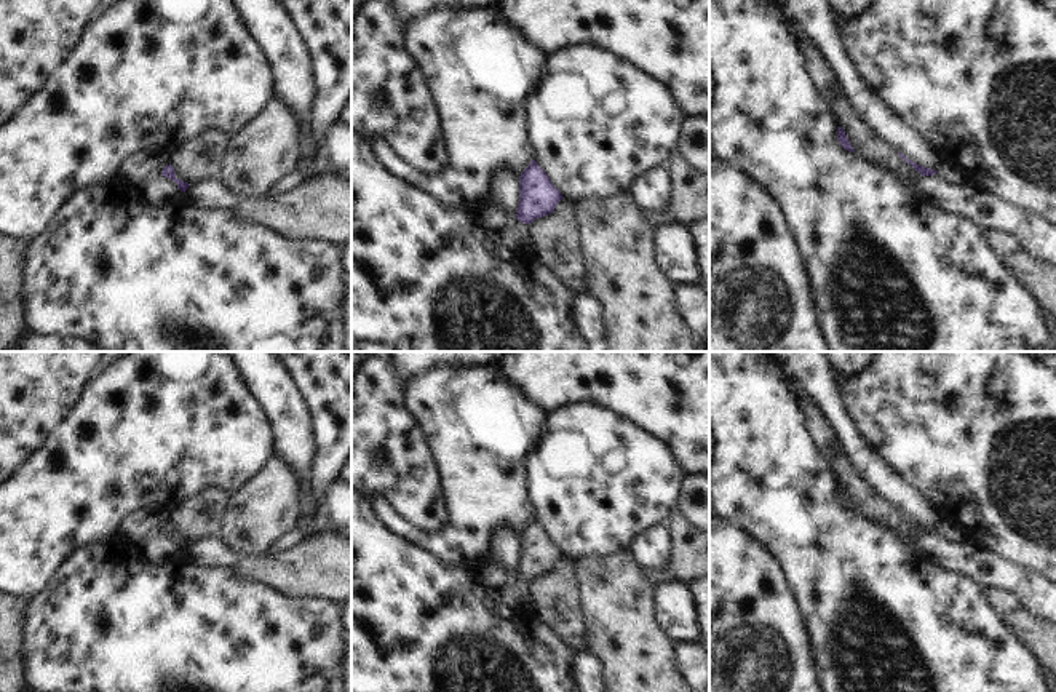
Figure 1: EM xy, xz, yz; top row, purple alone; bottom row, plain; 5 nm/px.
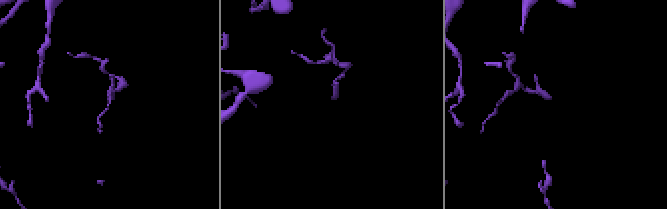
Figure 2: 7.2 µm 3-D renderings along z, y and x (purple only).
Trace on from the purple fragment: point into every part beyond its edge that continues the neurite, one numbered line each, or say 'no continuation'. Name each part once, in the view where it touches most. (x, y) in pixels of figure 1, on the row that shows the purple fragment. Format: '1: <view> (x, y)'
1: xz (516, 235)

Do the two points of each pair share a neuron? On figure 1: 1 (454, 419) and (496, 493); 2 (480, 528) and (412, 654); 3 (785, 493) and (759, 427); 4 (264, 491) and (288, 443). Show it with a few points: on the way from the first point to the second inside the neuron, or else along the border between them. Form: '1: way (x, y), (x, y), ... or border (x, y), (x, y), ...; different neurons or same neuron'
1: way (472, 437), (473, 449), (481, 457), (483, 475); same neuron
2: border (424, 550), (441, 561), (464, 566), (473, 572); different neurons
3: way (769, 477), (766, 473), (762, 443); same neuron
4: border (273, 454), (280, 456), (291, 467), (301, 489); different neurons

